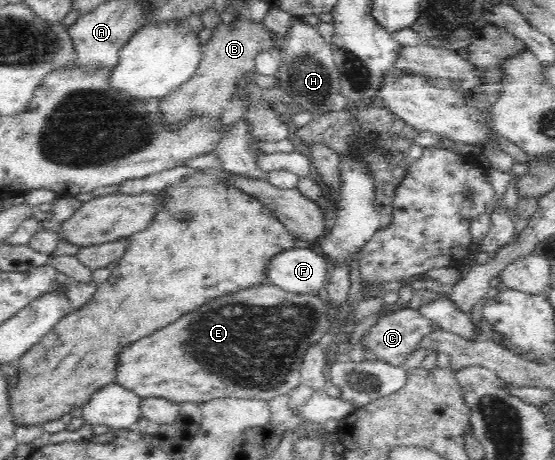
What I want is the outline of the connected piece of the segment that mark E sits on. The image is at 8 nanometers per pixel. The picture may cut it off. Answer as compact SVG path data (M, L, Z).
M252 285L248 289L216 297L192 313L182 315L172 325L166 325L164 329L124 347L116 357L114 382L143 400L160 398L177 404L203 404L220 397L240 397L272 401L300 385L300 366L305 349L319 341L331 327L332 317L326 301L318 296L292 294L272 285Z

